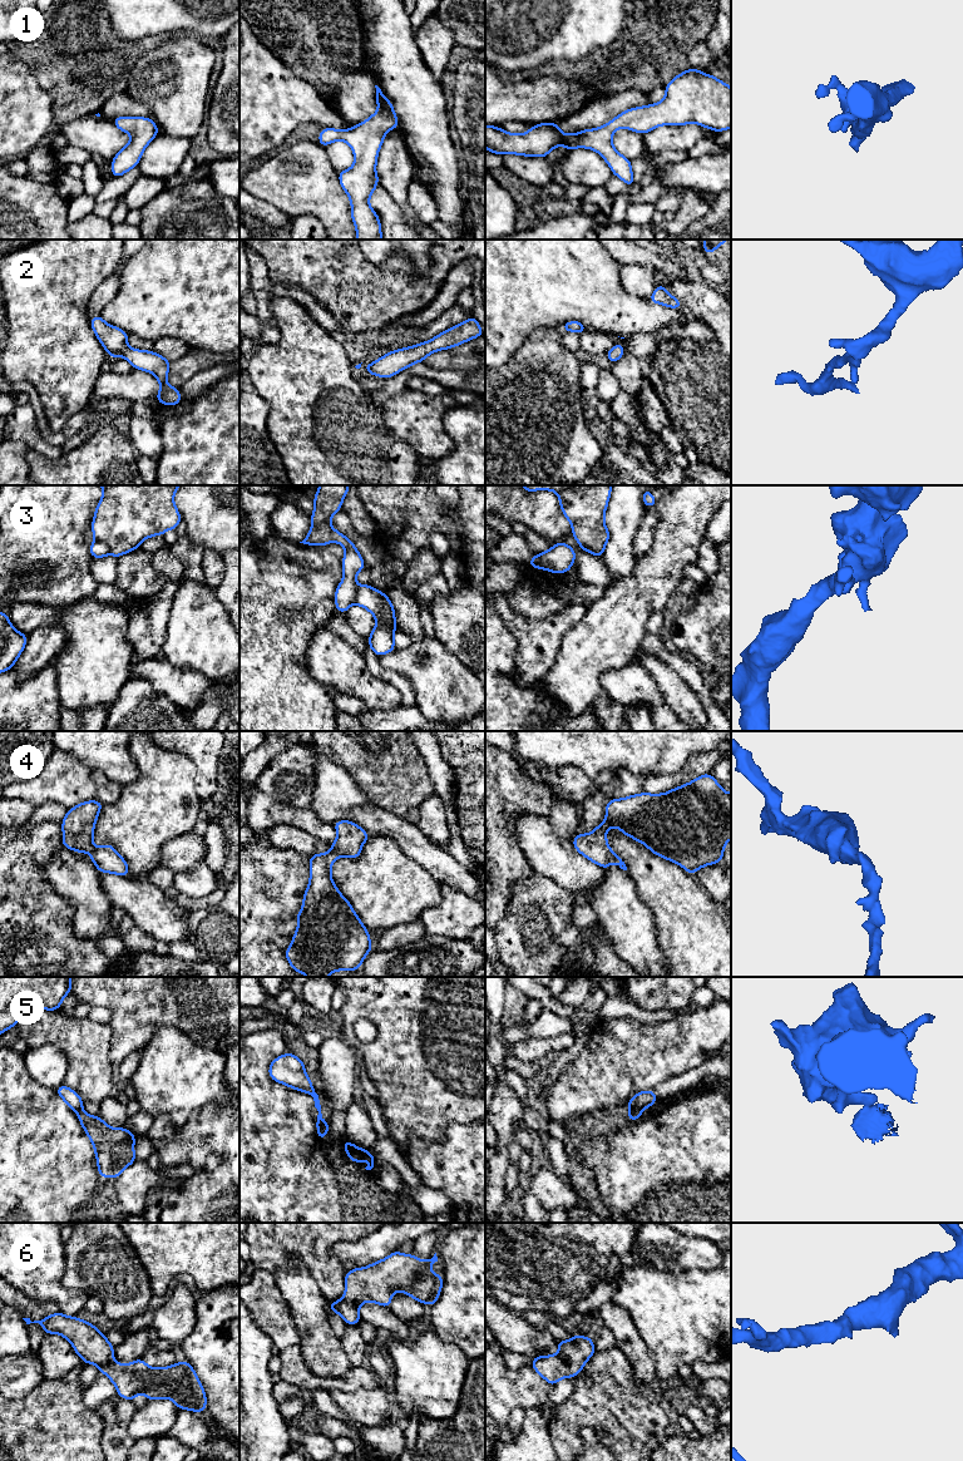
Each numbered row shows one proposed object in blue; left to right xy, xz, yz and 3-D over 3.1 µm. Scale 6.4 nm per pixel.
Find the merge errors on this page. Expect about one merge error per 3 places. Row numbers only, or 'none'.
3, 5

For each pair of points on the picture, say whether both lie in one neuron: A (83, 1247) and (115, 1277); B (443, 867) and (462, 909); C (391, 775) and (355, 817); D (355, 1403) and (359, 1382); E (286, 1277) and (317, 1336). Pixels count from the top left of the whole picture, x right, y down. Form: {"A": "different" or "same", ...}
{"A": "same", "B": "different", "C": "different", "D": "different", "E": "same"}

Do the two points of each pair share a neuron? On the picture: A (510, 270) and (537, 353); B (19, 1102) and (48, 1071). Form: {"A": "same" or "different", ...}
{"A": "different", "B": "different"}

